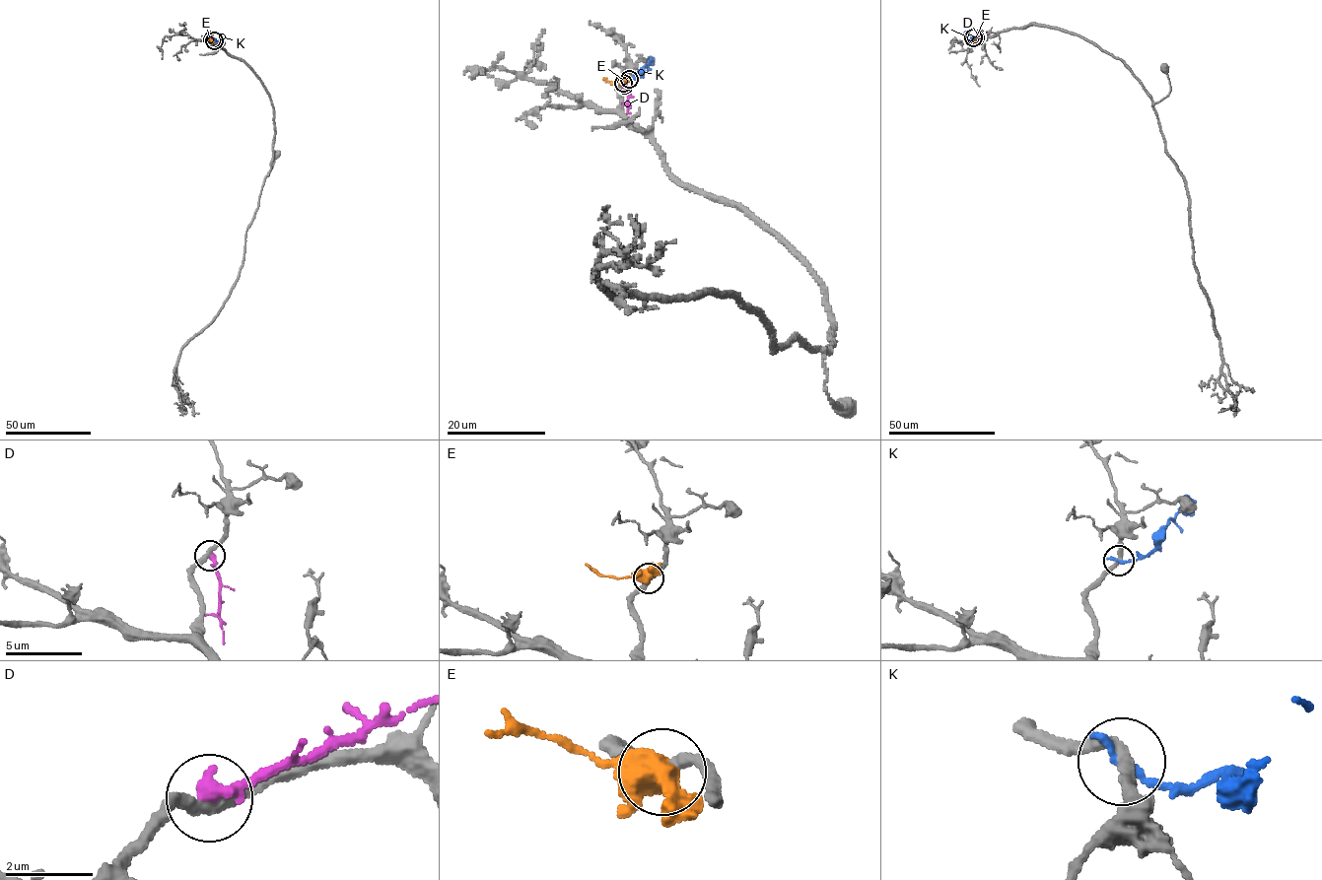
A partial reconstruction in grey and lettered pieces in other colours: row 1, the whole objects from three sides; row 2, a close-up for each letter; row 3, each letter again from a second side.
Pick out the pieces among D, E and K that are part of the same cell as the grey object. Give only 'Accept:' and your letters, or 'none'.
Accept: none

